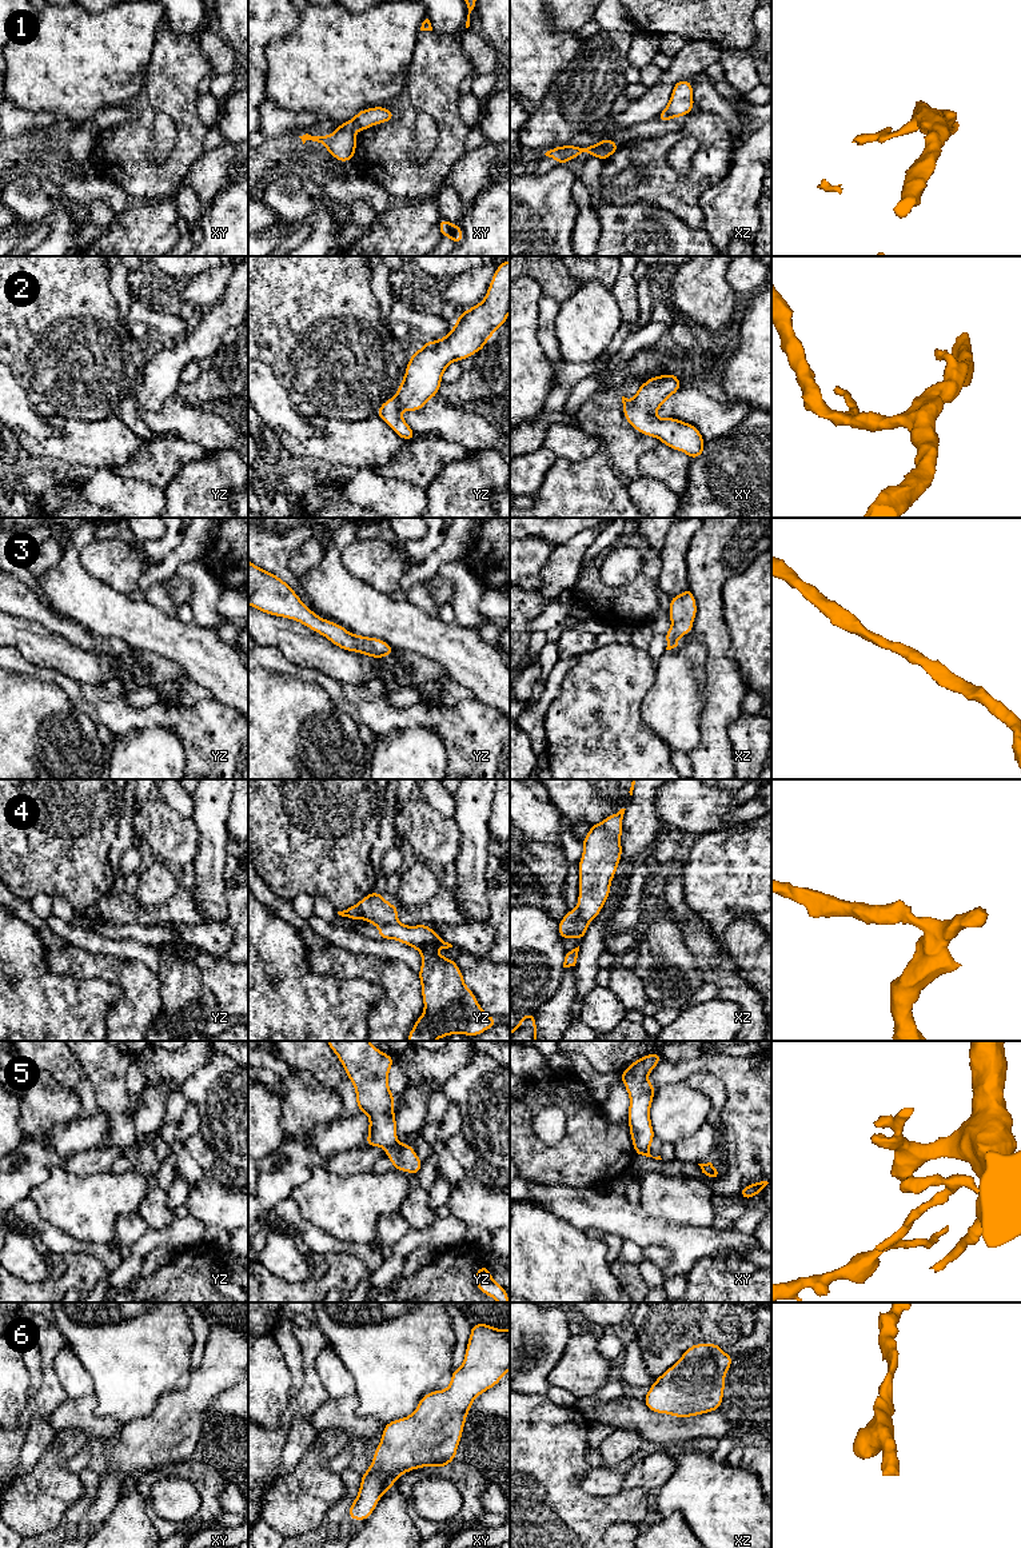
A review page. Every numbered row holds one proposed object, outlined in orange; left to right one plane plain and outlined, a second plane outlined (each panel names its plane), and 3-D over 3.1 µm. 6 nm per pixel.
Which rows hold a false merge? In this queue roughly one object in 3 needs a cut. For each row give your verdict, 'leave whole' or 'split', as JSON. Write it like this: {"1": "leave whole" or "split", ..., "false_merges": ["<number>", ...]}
{"1": "split", "2": "leave whole", "3": "leave whole", "4": "leave whole", "5": "split", "6": "leave whole", "false_merges": ["1", "5"]}

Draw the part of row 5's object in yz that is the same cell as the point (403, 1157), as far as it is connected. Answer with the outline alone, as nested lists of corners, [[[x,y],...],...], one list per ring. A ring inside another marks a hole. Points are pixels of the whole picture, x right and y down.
[[[399,1144],[392,1150],[387,1150],[386,1156],[391,1160],[394,1169],[408,1172],[415,1176],[420,1172],[423,1165],[411,1145]]]

